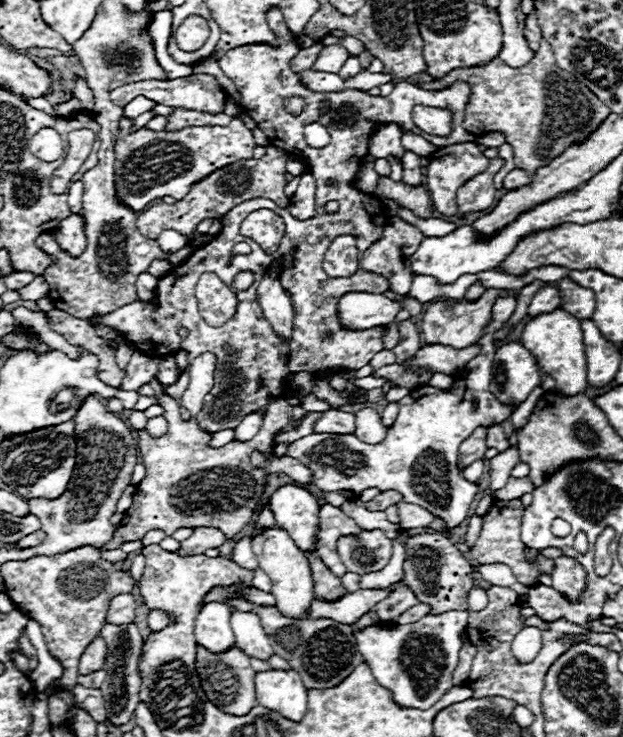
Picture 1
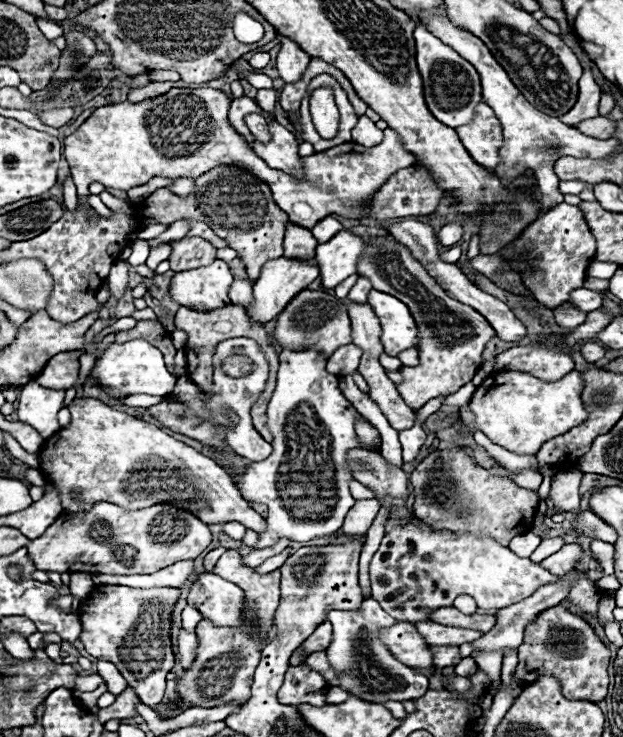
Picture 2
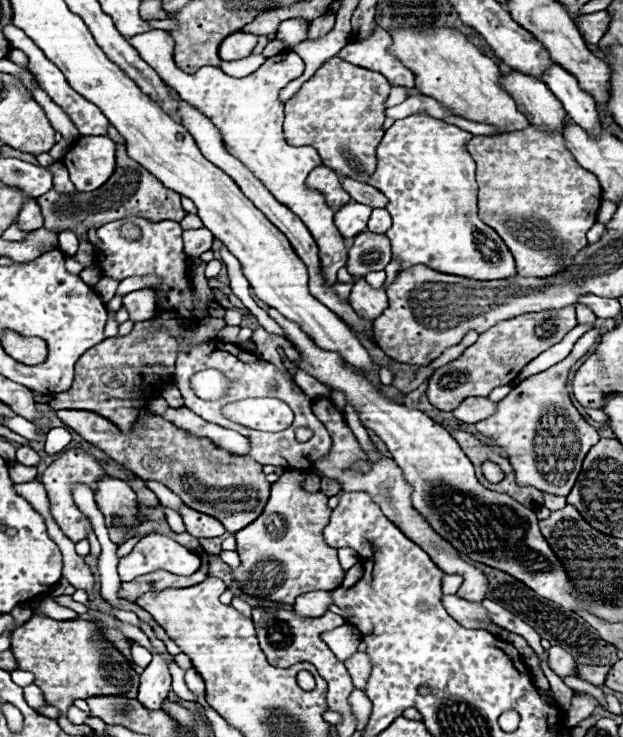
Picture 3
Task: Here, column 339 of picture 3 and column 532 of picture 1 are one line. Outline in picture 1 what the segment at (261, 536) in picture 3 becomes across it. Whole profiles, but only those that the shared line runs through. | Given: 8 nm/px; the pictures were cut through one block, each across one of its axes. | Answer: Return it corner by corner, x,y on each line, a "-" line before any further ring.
508,500
508,502
498,502
492,504
492,508
482,516
482,534
474,548
470,550
474,560
478,564
506,564
512,574
522,582
524,586
536,586
540,580
540,574
552,574
554,570
554,560
538,556
536,562
528,562
524,556
524,542
520,538
520,526
522,526
522,514
524,514
524,504
522,500

